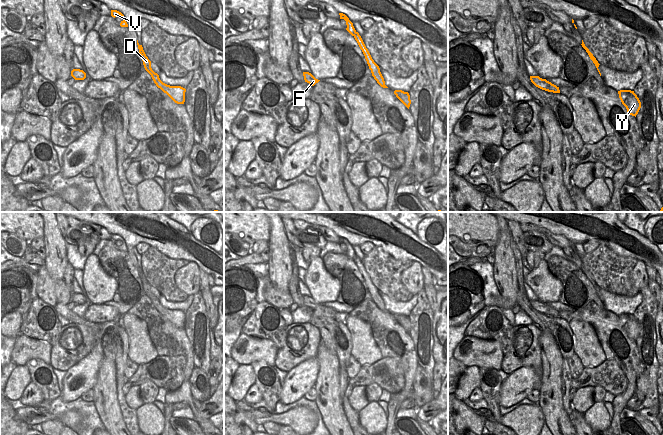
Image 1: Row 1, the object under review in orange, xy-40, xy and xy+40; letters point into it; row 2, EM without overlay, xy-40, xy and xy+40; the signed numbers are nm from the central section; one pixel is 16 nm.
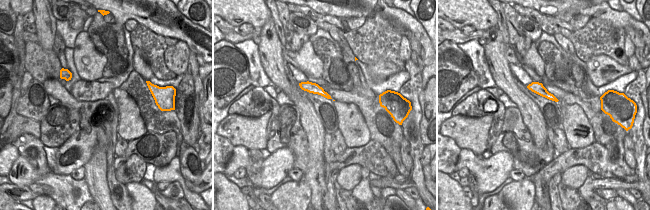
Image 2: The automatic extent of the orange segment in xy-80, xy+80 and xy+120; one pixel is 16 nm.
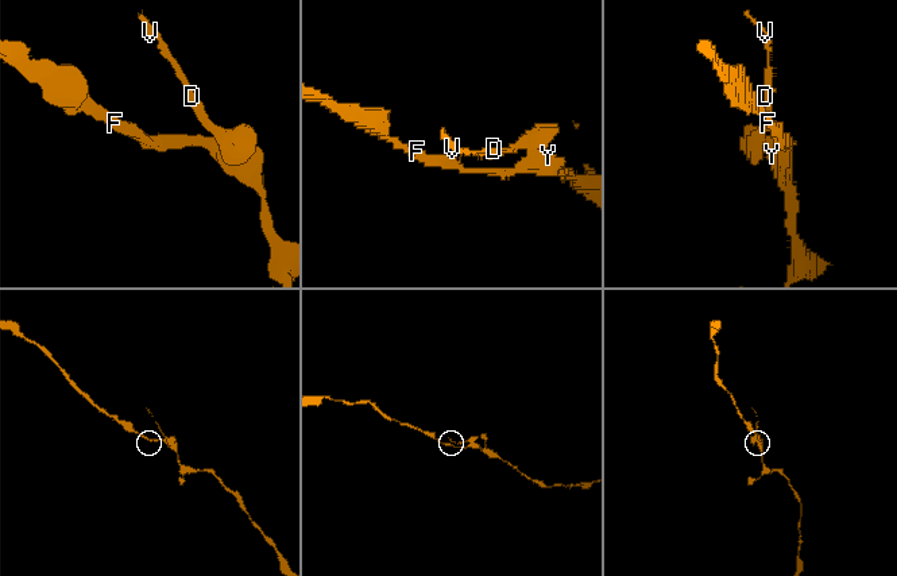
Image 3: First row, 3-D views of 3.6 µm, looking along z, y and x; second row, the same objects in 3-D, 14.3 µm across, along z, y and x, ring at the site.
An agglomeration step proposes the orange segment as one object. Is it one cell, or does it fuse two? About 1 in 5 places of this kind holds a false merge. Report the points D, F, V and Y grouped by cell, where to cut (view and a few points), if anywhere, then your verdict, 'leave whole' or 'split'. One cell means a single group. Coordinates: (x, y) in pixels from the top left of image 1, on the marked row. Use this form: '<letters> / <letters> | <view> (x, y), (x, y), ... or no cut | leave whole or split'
D V / F Y | xy (401, 90), (398, 93), (398, 98) | split

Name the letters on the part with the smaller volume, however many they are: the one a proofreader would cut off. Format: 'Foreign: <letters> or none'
Foreign: D, V

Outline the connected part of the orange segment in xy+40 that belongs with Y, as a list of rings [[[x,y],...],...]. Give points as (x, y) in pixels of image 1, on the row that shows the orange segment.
[[[620,90],[618,91],[618,94],[622,104],[626,107],[627,112],[636,117],[641,108],[641,102],[634,91]]]

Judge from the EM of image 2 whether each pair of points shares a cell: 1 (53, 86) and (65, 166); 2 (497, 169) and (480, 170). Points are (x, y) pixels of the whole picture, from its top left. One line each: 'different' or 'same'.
1: same
2: same

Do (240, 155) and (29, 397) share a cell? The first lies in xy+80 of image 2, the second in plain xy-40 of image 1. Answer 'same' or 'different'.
different

